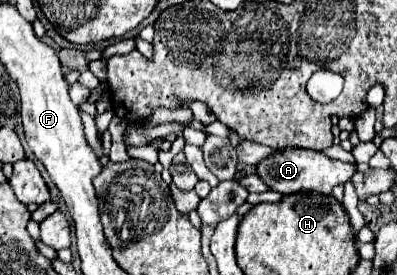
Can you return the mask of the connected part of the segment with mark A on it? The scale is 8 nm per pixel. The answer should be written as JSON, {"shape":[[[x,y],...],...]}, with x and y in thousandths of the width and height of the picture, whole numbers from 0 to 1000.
{"shape":[[[718,535],[718,542],[698,542],[683,571],[652,585],[642,629],[657,644],[657,658],[683,695],[698,695],[708,709],[748,702],[748,695],[763,695],[763,687],[798,695],[798,702],[824,702],[829,709],[844,673],[864,673],[879,644],[894,636],[894,622],[899,622],[894,600],[829,578],[824,564],[814,564],[804,549],[753,542],[753,535]]]}

